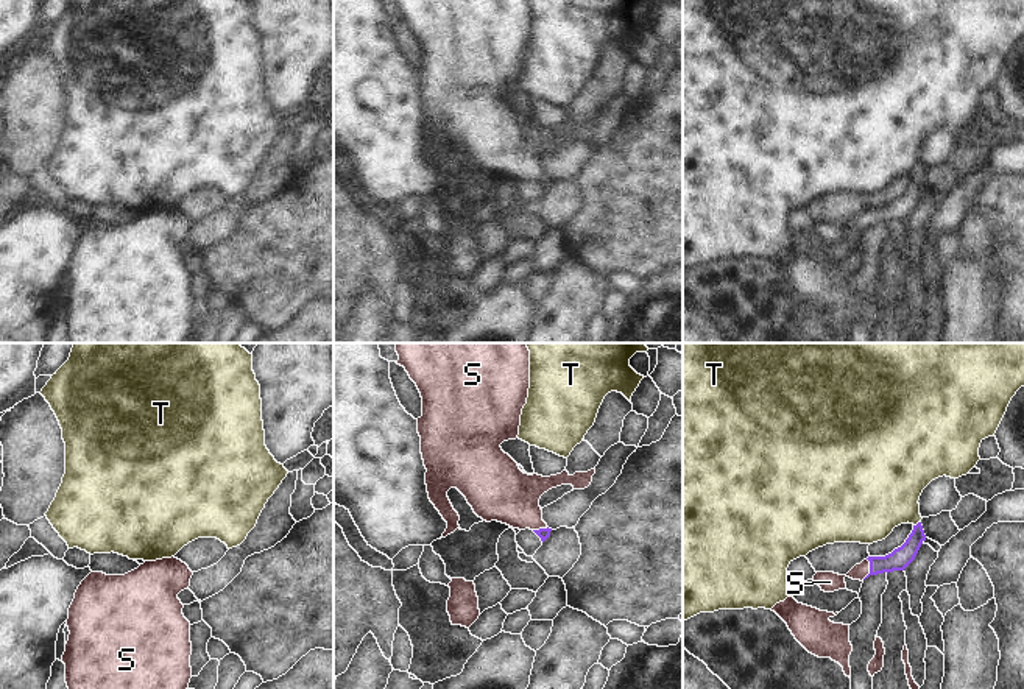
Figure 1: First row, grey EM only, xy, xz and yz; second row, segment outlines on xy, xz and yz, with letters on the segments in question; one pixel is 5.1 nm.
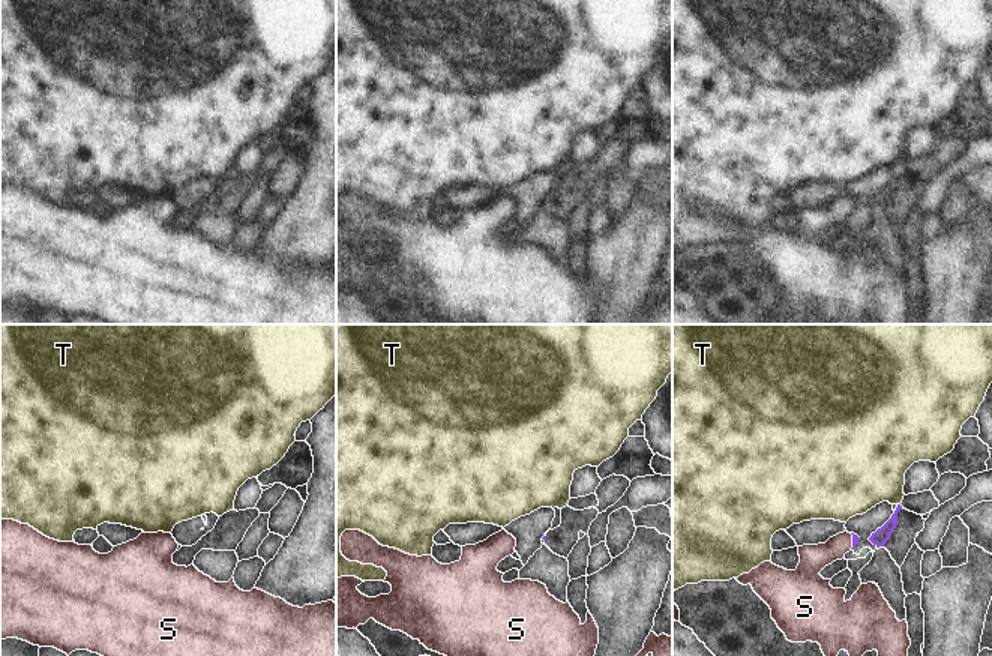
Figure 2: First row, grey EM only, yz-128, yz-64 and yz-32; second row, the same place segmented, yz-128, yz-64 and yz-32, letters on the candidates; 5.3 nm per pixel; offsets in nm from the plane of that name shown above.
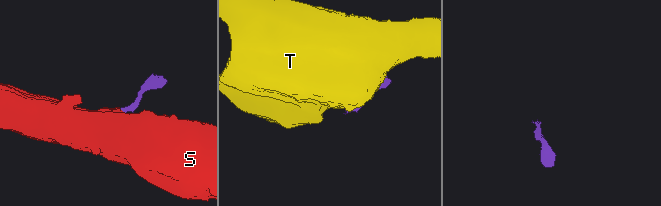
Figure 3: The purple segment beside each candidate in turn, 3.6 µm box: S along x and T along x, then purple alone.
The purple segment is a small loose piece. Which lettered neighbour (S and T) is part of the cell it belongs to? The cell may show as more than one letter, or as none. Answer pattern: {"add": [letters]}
{"add": ["S"]}

